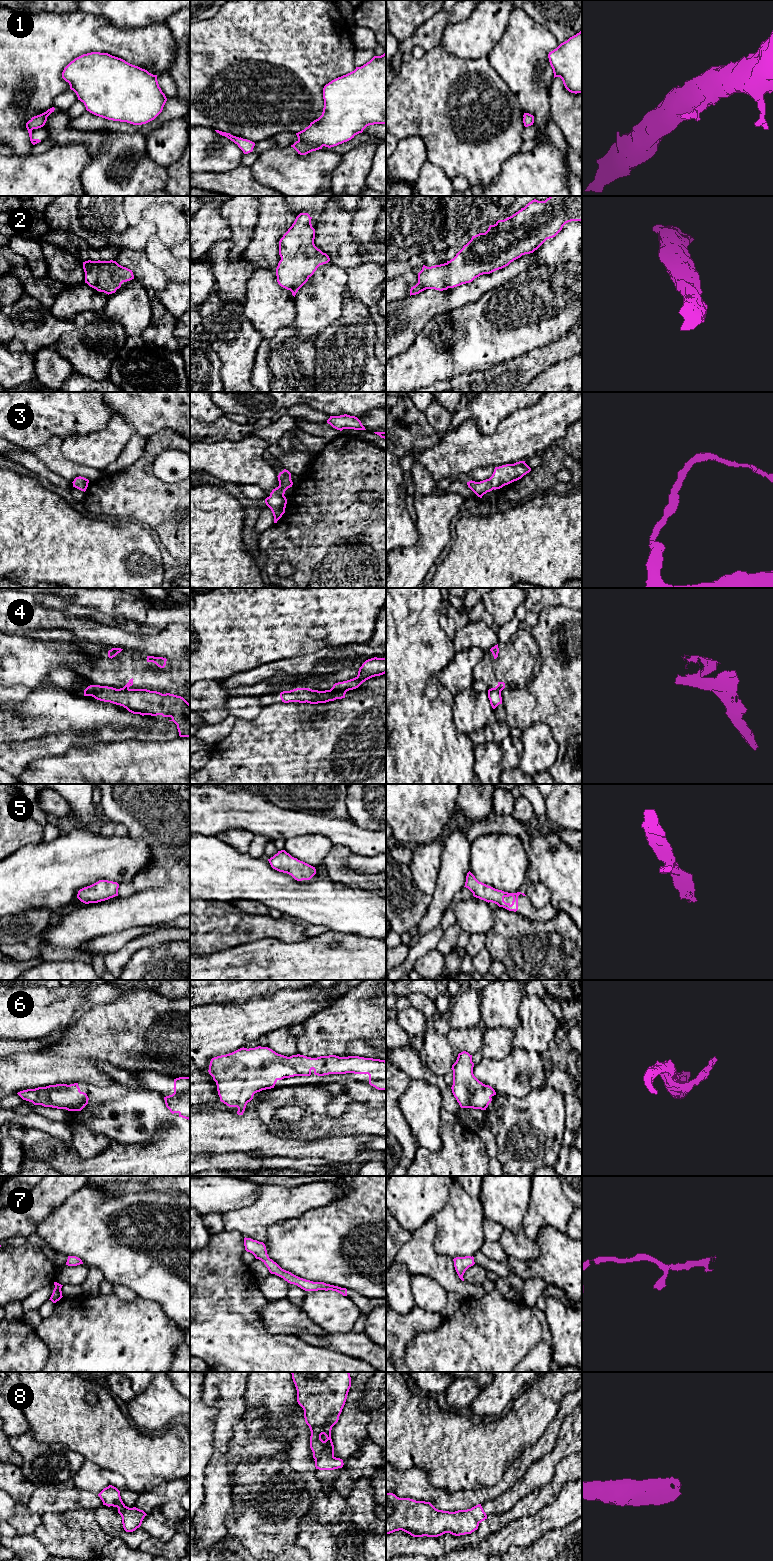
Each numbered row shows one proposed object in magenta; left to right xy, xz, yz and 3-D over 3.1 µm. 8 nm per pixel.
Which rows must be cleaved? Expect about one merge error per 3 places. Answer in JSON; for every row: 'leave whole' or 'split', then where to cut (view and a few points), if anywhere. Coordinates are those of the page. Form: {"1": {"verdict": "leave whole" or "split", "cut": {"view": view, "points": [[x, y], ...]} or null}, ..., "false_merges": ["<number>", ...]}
{"1": {"verdict": "leave whole", "cut": null}, "2": {"verdict": "leave whole", "cut": null}, "3": {"verdict": "leave whole", "cut": null}, "4": {"verdict": "split", "cut": {"view": "yz", "points": [[490, 689], [498, 689], [500, 691]]}}, "5": {"verdict": "leave whole", "cut": null}, "6": {"verdict": "leave whole", "cut": null}, "7": {"verdict": "leave whole", "cut": null}, "8": {"verdict": "leave whole", "cut": null}, "false_merges": ["4"]}

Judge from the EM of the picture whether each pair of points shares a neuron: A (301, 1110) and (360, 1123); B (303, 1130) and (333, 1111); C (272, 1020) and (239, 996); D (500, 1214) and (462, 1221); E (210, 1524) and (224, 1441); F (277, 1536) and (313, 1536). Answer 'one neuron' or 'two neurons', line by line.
A: one neuron
B: two neurons
C: two neurons
D: two neurons
E: one neuron
F: two neurons

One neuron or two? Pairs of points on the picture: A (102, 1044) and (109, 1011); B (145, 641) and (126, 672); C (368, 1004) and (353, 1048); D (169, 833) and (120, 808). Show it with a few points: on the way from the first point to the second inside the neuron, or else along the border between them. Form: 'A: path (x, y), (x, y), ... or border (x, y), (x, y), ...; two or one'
A: path (102, 1036), (109, 1024), (109, 1019); one
B: border (116, 647), (162, 657); two
C: border (347, 1044), (351, 1041), (363, 1040), (375, 1049); two
D: path (157, 821), (144, 808), (132, 808); one

